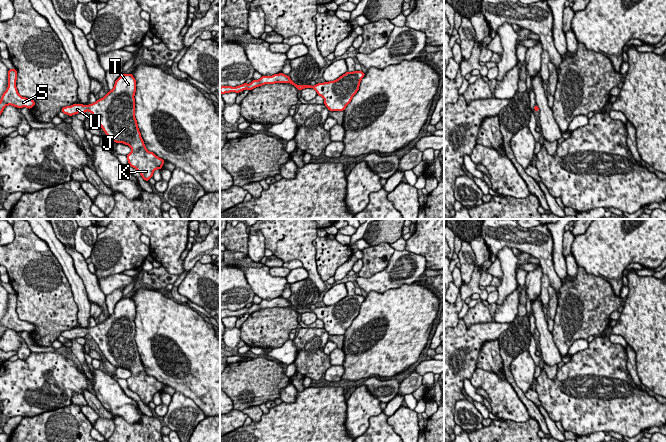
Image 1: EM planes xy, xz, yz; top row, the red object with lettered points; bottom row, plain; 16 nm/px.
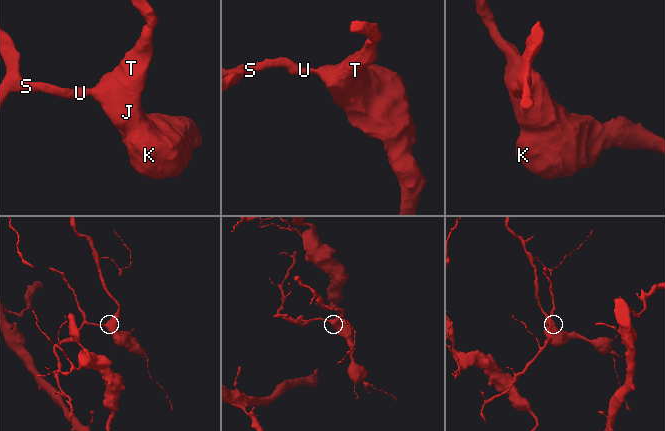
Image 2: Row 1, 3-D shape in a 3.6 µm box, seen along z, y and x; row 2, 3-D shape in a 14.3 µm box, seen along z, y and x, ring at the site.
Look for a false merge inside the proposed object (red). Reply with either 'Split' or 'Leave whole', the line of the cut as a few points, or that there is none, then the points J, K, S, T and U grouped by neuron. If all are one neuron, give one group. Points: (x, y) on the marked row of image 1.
Leave whole. No split. Groups: J K S T U

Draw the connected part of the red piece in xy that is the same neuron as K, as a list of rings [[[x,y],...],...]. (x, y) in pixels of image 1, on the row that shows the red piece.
[[[122,74],[114,84],[114,88],[110,90],[102,99],[97,100],[95,103],[89,105],[73,104],[61,109],[61,112],[69,116],[85,113],[89,111],[98,120],[99,125],[105,132],[105,134],[116,143],[123,143],[131,147],[131,153],[128,154],[128,164],[135,168],[142,178],[148,182],[153,177],[153,172],[156,169],[162,169],[165,161],[153,152],[146,149],[144,141],[142,140],[141,133],[138,128],[137,120],[135,118],[135,95],[136,92],[136,80],[133,75]]]

